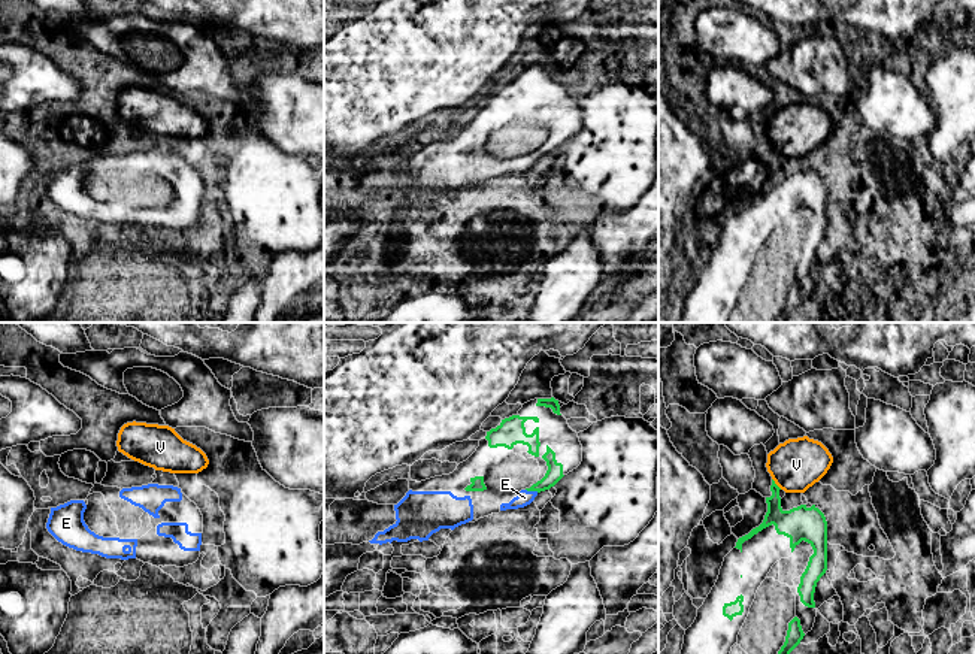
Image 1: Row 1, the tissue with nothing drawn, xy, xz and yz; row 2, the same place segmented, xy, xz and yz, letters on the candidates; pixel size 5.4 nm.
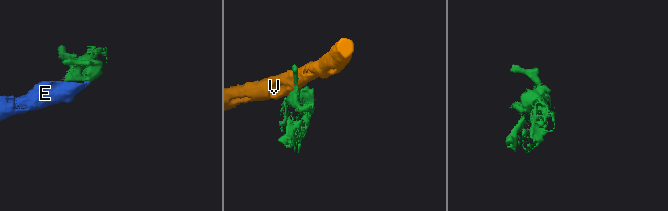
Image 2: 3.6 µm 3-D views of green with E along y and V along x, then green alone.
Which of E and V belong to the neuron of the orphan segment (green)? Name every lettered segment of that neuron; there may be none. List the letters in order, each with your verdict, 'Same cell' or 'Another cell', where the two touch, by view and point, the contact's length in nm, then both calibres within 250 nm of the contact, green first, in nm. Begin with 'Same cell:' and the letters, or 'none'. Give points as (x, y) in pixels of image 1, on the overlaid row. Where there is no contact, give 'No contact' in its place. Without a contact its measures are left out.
Same cell: E
E: Same cell. Touches green at xz (532, 490). Shared border 70 nm. Thickness 90 nm (green) against 90 nm
V: Another cell. Touches green at yz (775, 484). Shared border 80 nm. Thickness 180 nm (green) against 280 nm

